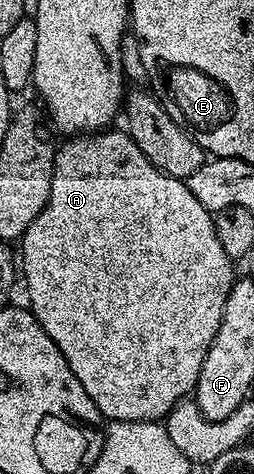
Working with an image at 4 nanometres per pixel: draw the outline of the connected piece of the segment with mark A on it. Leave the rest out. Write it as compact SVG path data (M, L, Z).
M98 130L88 134L78 134L66 139L65 145L58 147L53 153L53 177L51 178L51 194L45 208L31 226L19 238L19 268L23 273L23 284L29 291L27 307L33 316L47 330L51 342L59 346L63 358L71 366L75 378L83 382L83 390L91 394L91 402L101 411L106 421L115 420L151 420L160 421L169 415L170 410L186 399L196 389L199 370L203 370L203 358L207 358L207 350L213 344L215 334L219 330L219 322L223 318L223 306L227 306L227 294L235 279L235 261L223 250L219 242L219 234L215 234L213 213L208 212L191 194L188 183L176 180L166 172L161 172L135 146L128 131Z

